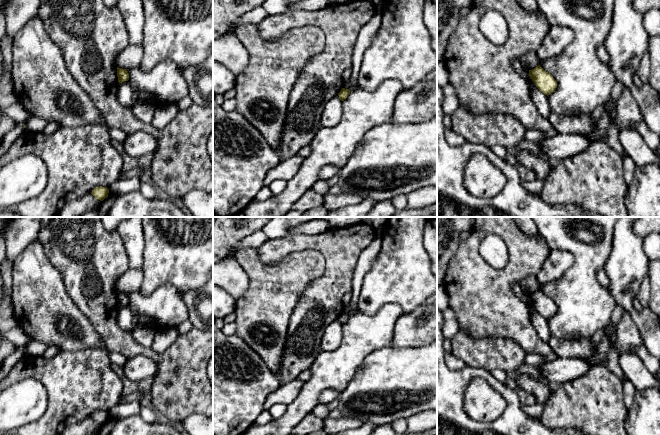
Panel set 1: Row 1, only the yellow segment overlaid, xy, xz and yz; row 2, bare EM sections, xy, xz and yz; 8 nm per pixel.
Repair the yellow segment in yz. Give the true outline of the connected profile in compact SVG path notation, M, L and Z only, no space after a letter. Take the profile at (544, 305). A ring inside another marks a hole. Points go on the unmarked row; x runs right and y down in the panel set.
M540 289L529 294L529 300L535 307L536 311L547 320L553 317L557 312L556 304Z

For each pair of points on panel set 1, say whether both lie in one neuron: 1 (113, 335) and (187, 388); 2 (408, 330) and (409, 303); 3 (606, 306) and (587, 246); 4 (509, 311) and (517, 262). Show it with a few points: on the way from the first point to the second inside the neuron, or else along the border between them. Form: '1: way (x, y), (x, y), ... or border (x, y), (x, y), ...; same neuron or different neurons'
1: way (131, 348), (149, 352), (169, 370); same neuron
2: border (426, 299), (419, 307), (405, 314); different neurons
3: way (591, 291), (587, 287), (587, 261); same neuron
4: way (506, 299), (506, 278), (510, 274); same neuron

